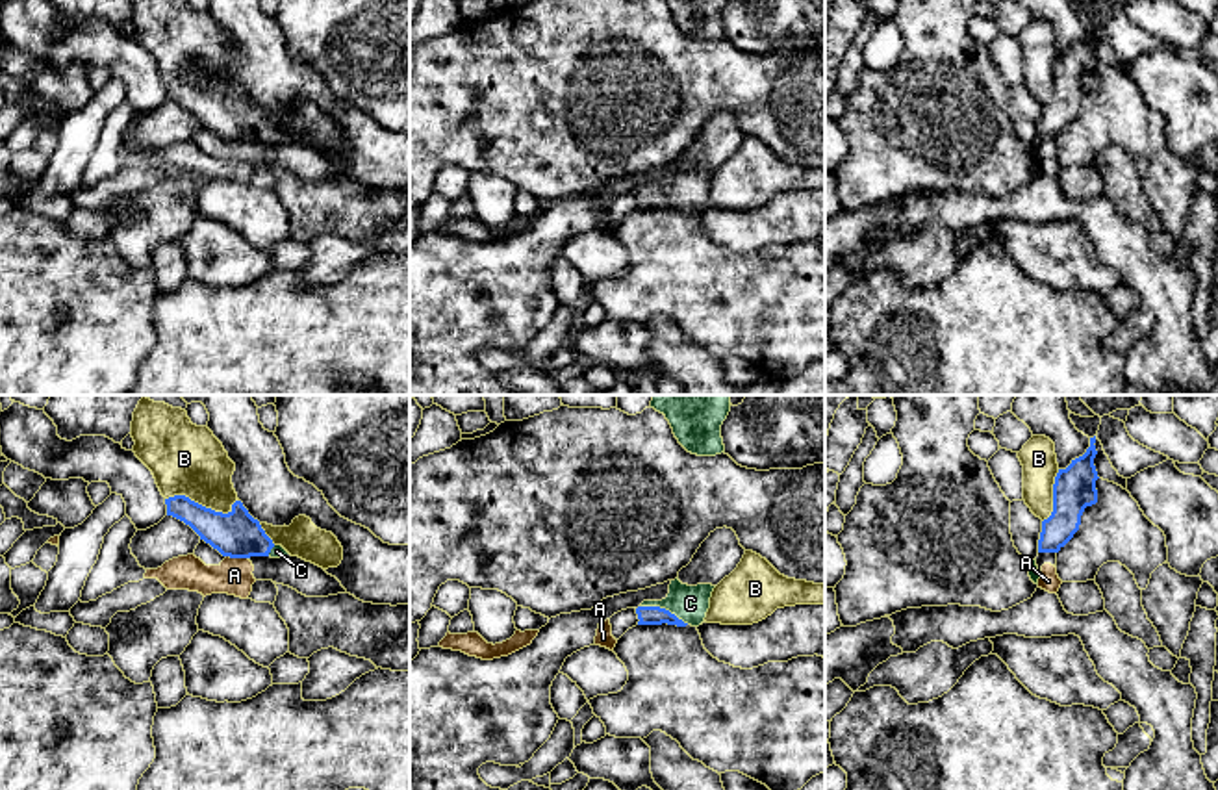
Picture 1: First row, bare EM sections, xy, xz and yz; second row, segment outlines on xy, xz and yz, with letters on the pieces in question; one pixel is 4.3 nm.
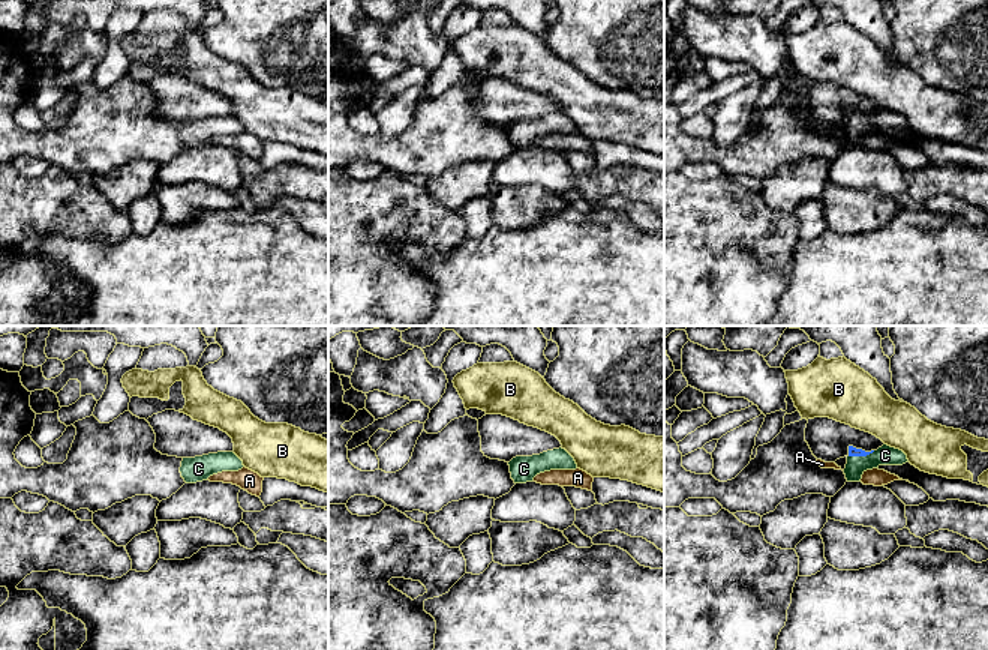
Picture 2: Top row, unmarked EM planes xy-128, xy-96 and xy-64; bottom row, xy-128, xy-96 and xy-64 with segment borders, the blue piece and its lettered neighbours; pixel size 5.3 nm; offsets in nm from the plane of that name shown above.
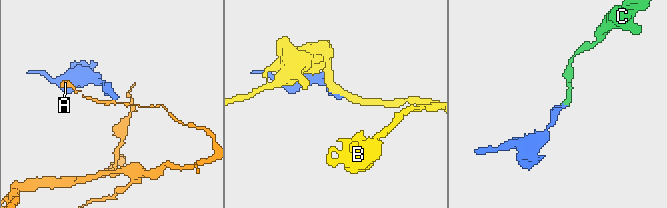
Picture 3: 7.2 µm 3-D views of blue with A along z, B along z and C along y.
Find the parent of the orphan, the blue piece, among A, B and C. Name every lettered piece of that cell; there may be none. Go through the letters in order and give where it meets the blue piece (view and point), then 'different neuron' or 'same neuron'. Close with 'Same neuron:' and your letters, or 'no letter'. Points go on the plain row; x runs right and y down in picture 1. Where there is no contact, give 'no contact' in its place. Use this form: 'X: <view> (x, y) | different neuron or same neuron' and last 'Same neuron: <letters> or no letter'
A: xy (238, 141) | different neuron
B: xy (201, 89) | different neuron
C: xz (664, 193) | same neuron
Same neuron: C

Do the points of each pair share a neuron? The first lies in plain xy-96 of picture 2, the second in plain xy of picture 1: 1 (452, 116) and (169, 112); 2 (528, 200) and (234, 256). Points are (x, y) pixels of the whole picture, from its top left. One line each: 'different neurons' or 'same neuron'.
1: different neurons
2: same neuron

